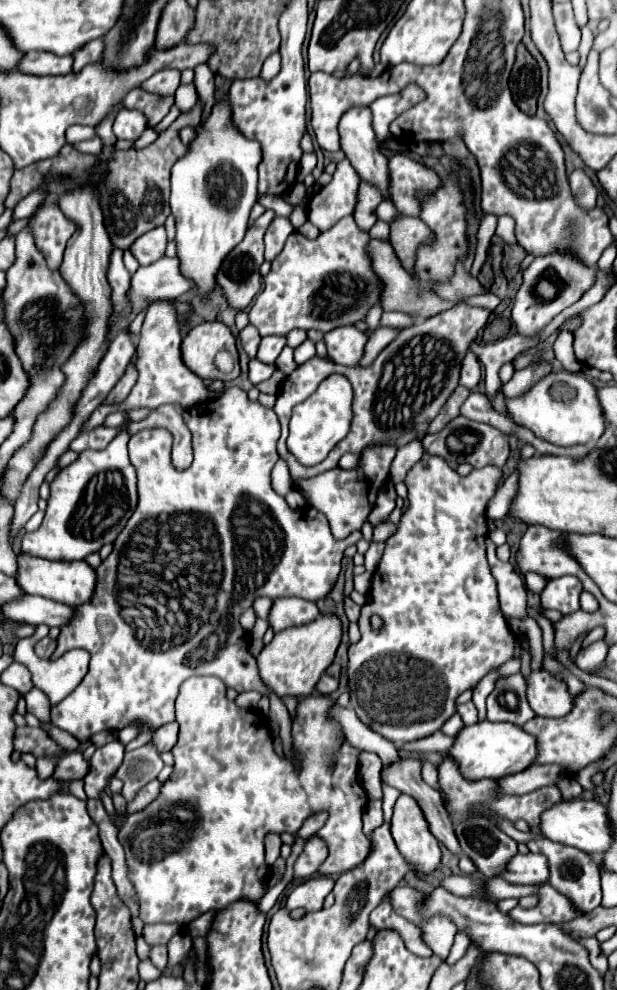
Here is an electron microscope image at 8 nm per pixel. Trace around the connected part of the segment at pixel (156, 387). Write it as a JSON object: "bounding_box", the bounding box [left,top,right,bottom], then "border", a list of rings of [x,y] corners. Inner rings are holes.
{"bounding_box":[84,300,210,430],"border":[[[160,300],[156,304],[150,304],[144,316],[140,340],[136,346],[136,368],[140,372],[138,382],[134,384],[132,392],[120,402],[120,404],[102,404],[92,412],[88,422],[84,424],[84,430],[92,430],[104,422],[104,418],[112,412],[128,412],[128,410],[138,410],[138,408],[158,408],[162,404],[180,404],[182,408],[192,408],[196,404],[202,404],[208,400],[210,390],[206,388],[204,380],[196,376],[190,368],[186,368],[182,360],[182,336],[178,328],[178,312],[174,308],[172,300]]]}

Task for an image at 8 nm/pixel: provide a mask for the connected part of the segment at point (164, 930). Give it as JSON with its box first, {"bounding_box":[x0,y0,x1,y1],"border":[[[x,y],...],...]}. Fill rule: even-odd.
{"bounding_box":[142,924,180,946],"border":[[[148,924],[144,926],[142,936],[148,944],[154,946],[154,944],[166,944],[176,932],[180,932],[180,926],[176,924]]]}

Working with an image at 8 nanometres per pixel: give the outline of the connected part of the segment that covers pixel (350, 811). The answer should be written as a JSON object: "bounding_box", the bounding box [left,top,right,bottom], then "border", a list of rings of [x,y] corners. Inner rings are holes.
{"bounding_box":[318,742,370,876],"border":[[[344,742],[340,748],[340,754],[342,756],[334,768],[334,804],[328,810],[328,814],[330,814],[328,822],[318,832],[318,836],[324,838],[328,842],[328,848],[330,848],[326,862],[318,870],[324,876],[338,876],[350,868],[356,868],[358,864],[362,864],[366,860],[366,856],[370,852],[370,840],[362,832],[362,812],[364,812],[368,798],[366,798],[366,792],[358,780],[358,754],[360,754],[360,750],[356,750],[348,742]]]}

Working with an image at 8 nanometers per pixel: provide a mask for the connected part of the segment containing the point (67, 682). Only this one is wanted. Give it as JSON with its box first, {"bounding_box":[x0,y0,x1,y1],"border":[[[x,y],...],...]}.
{"bounding_box":[14,624,90,706],"border":[[[46,624],[36,626],[36,634],[34,634],[32,638],[26,638],[26,640],[20,640],[20,642],[18,642],[16,652],[14,652],[14,658],[16,658],[18,662],[22,662],[22,664],[32,672],[32,682],[34,682],[34,686],[48,696],[53,706],[62,701],[80,684],[80,680],[82,680],[84,674],[88,672],[90,654],[84,652],[84,650],[70,650],[70,652],[66,652],[66,654],[64,654],[62,658],[58,658],[58,660],[40,660],[40,658],[34,654],[34,644],[36,644],[38,640],[42,640],[48,633],[49,627],[46,626]]]}

